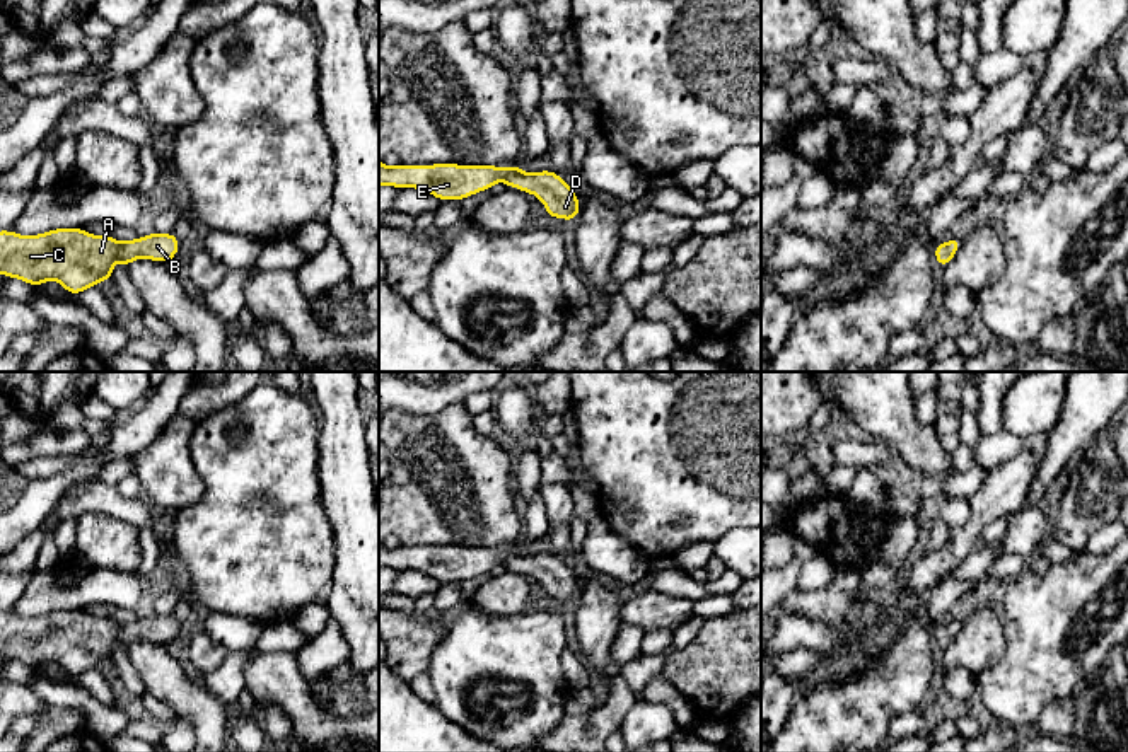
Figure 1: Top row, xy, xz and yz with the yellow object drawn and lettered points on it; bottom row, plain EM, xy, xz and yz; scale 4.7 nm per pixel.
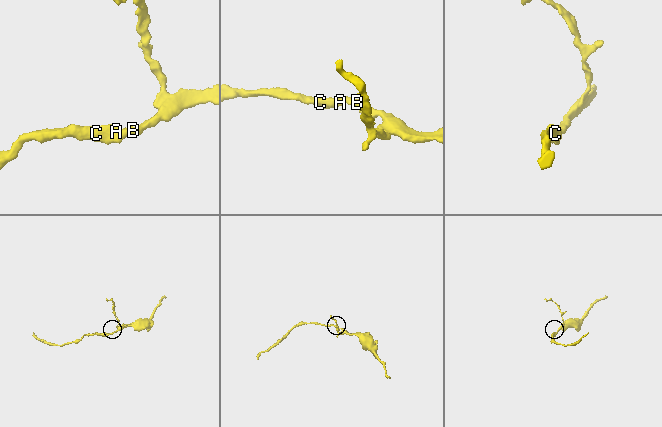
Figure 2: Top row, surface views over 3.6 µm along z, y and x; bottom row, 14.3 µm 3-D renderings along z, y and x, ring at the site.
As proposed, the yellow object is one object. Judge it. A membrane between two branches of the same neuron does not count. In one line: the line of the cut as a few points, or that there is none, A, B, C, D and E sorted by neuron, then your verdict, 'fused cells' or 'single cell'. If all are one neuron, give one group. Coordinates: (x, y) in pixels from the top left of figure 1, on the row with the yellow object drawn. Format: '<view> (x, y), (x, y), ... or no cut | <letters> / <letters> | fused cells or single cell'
no cut | A B C D E | single cell

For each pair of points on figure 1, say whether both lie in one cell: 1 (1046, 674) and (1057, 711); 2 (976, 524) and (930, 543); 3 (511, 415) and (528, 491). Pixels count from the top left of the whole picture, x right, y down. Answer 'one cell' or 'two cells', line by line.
1: two cells
2: two cells
3: one cell

